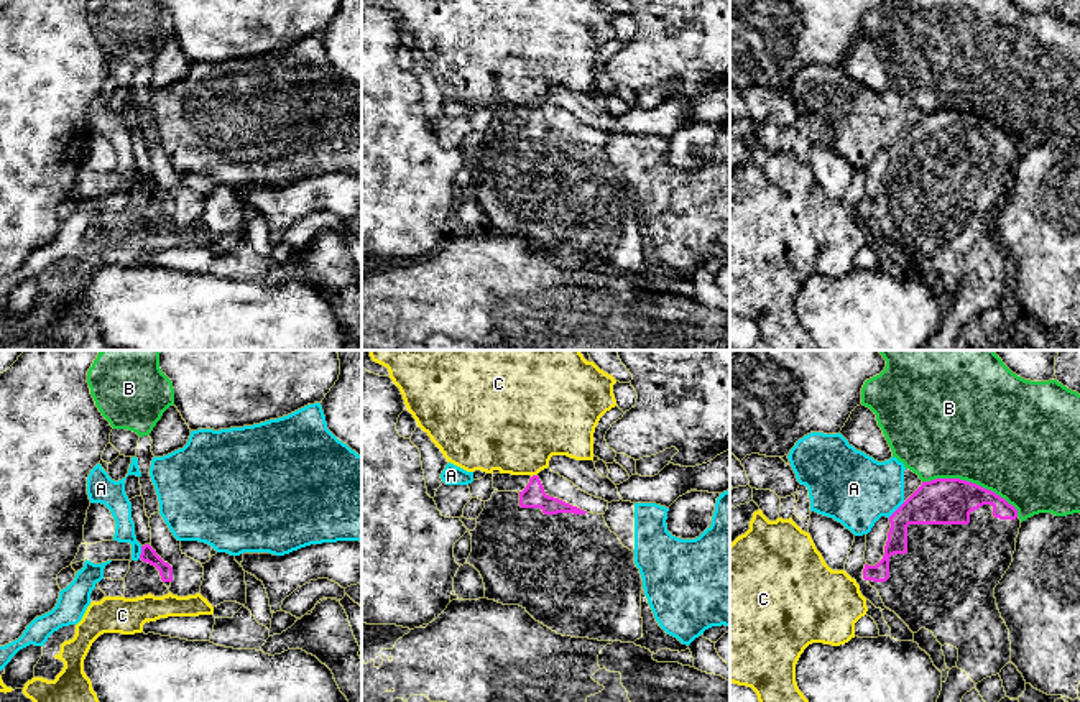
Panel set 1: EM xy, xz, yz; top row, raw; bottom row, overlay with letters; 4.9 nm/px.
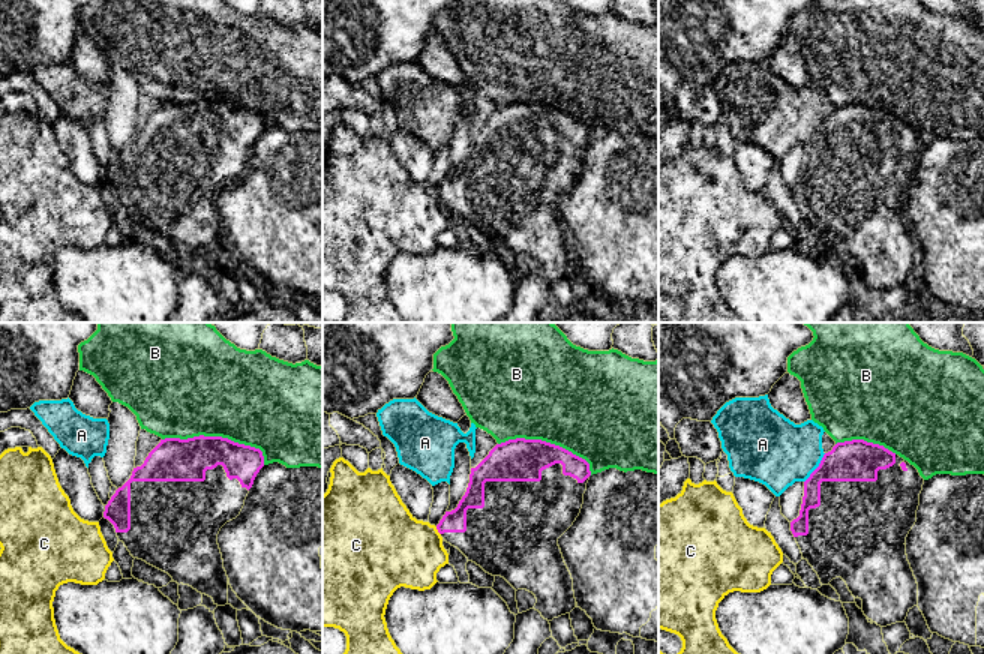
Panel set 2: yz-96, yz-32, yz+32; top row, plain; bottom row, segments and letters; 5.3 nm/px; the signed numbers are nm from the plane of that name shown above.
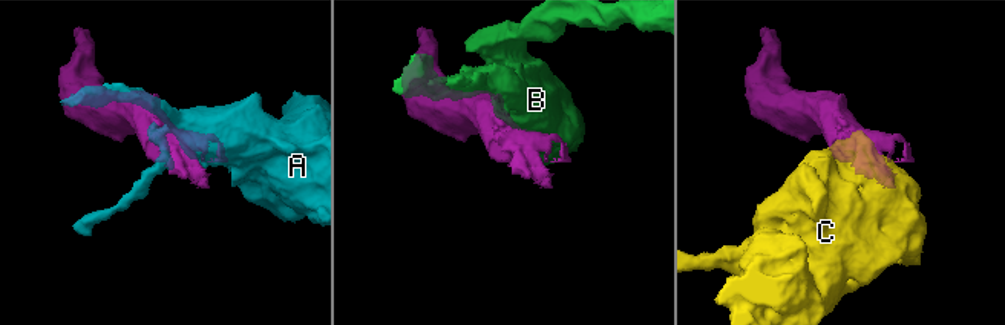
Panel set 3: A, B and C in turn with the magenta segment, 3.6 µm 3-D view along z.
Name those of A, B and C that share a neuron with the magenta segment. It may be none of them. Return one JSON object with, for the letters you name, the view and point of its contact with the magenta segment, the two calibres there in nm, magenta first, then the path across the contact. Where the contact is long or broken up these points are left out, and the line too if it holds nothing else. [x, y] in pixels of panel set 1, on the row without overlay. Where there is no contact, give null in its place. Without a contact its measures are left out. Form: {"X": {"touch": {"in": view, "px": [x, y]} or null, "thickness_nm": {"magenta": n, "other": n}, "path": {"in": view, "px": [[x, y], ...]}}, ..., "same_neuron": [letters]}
{"same_neuron": []}

